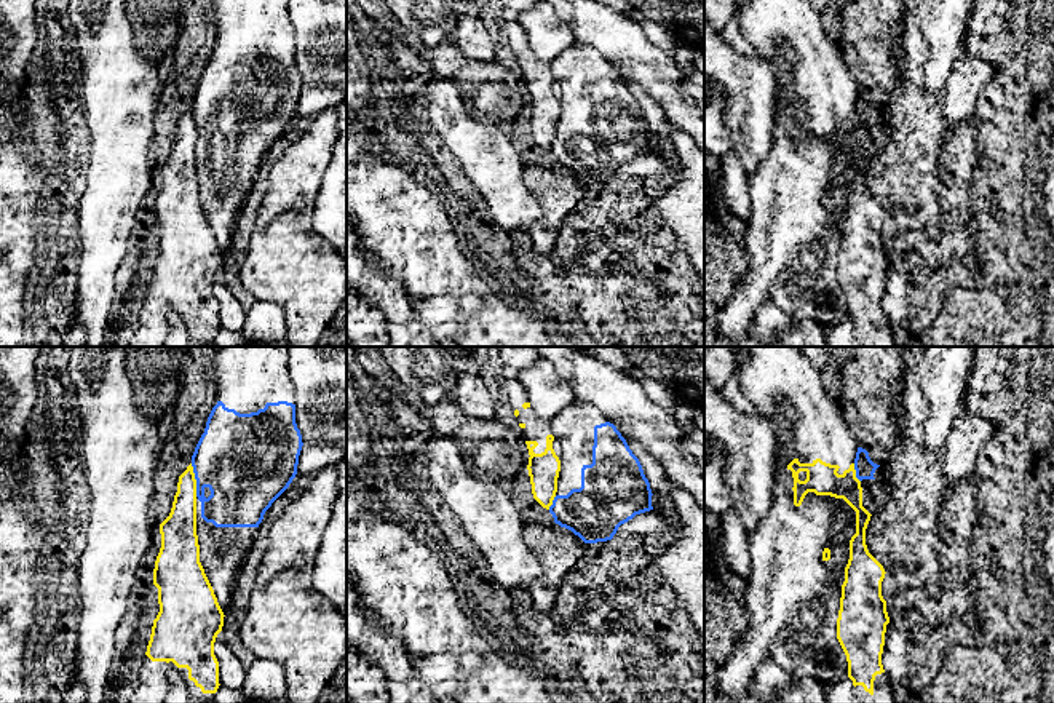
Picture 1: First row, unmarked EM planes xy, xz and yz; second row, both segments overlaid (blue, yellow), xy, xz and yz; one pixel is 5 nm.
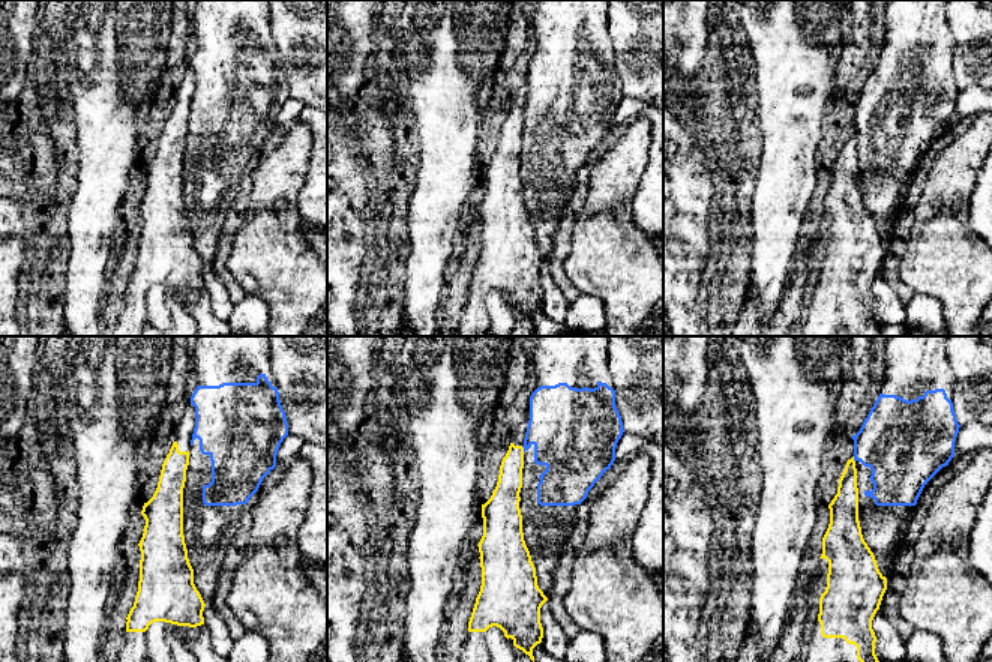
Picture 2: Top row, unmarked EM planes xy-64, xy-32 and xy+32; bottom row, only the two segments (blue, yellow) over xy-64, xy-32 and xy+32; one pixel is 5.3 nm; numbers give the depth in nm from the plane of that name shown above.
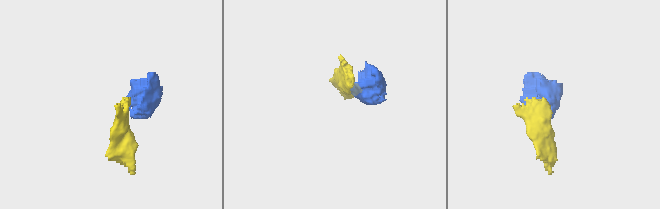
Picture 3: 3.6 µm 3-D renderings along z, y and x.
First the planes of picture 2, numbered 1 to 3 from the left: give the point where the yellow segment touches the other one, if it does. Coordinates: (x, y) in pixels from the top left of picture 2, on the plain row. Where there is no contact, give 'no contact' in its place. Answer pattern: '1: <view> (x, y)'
1: no contact
2: xy-32 (524, 113)
3: xy+32 (854, 123)

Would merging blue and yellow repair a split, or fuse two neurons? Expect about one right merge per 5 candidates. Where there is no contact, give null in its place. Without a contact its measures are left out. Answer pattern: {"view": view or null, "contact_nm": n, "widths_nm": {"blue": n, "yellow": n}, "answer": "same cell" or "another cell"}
{"view": "xy", "contact_nm": 170, "widths_nm": {"blue": 440, "yellow": 160}, "answer": "another cell"}

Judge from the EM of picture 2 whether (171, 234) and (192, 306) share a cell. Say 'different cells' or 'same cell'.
different cells

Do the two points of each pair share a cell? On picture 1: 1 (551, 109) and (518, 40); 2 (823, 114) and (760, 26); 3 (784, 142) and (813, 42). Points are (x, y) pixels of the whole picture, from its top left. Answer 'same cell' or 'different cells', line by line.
1: same cell
2: same cell
3: different cells

